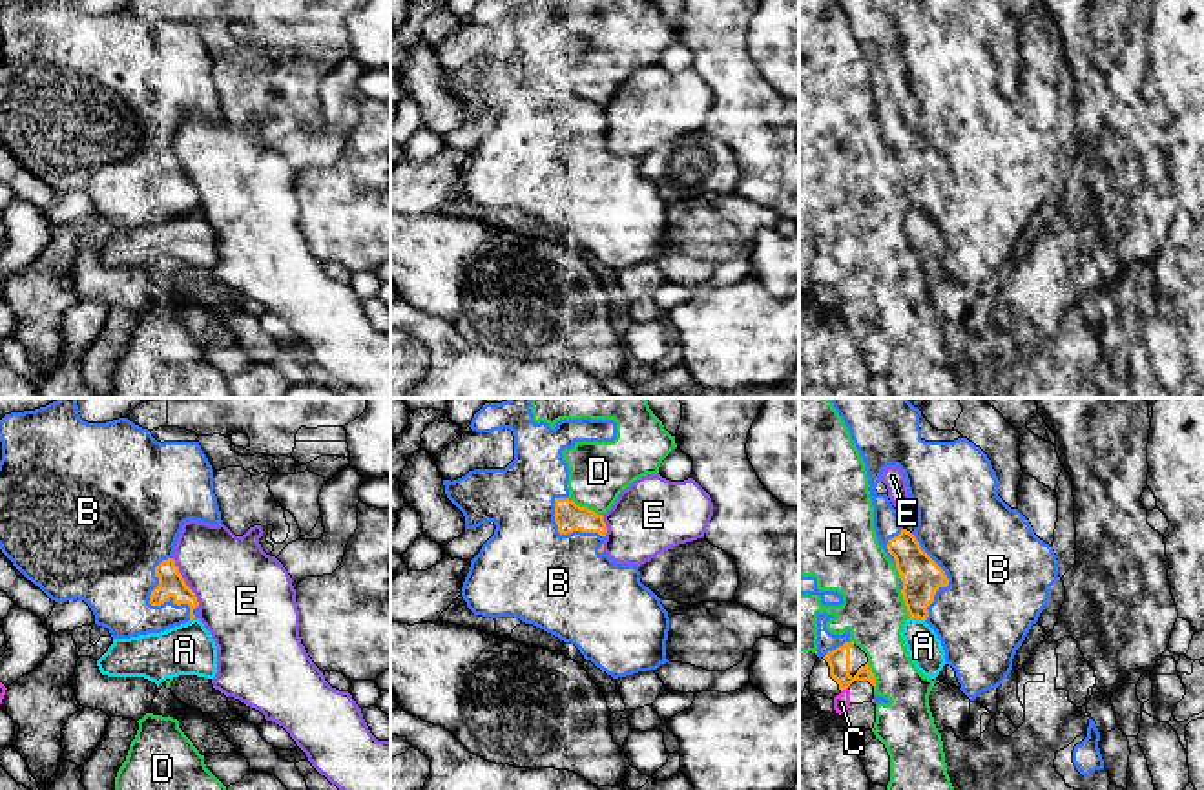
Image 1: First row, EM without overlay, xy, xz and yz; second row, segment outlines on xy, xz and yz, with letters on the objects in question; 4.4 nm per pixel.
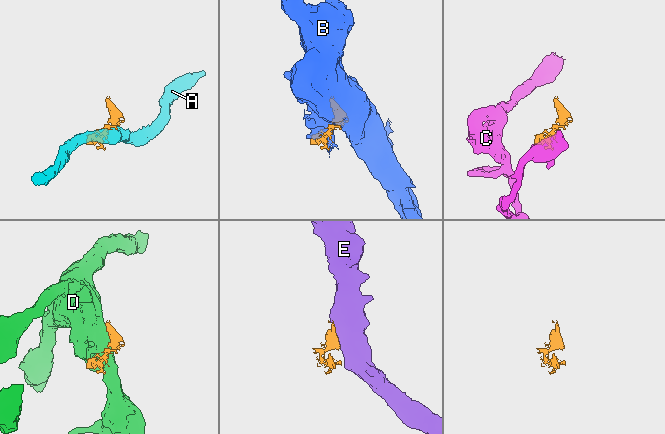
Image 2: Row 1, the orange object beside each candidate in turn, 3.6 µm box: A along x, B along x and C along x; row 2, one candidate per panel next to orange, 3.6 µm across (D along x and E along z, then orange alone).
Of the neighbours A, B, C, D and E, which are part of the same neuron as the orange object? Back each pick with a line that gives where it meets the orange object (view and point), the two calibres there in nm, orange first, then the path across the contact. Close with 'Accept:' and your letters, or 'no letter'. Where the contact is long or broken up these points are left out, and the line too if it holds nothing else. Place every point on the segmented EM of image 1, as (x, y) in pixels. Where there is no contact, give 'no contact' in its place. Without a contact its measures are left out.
B: contact xy (150, 602); calibres 110 and 400 nm
Accept: B

